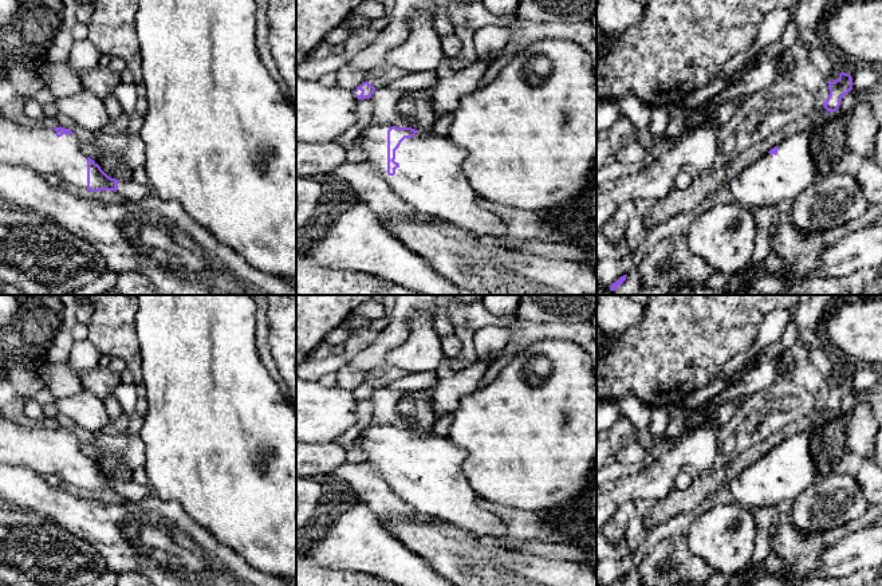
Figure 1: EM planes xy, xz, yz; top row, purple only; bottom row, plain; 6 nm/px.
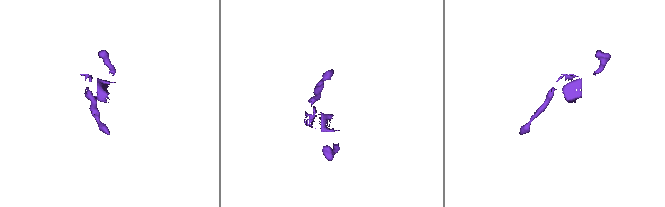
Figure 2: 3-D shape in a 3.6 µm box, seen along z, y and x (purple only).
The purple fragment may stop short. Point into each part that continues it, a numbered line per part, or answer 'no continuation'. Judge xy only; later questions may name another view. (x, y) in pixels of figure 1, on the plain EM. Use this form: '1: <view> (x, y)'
1: xy (31, 445)

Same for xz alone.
1: xz (429, 480)

